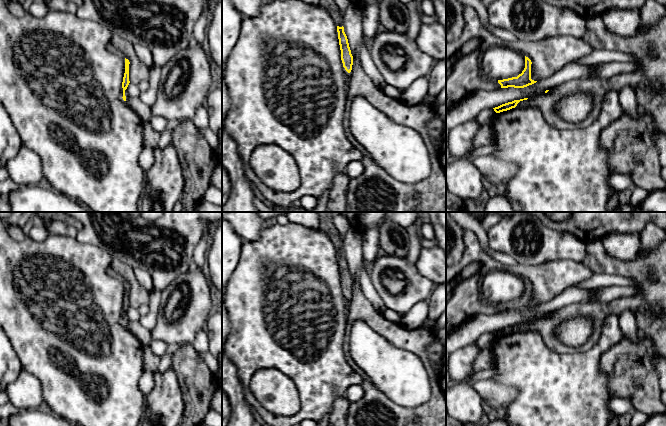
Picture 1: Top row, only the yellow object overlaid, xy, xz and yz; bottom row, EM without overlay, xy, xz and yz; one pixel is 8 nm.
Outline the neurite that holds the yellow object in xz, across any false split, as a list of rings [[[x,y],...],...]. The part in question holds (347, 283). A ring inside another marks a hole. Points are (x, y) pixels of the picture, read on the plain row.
[[[318,212],[319,214],[319,229],[325,232],[337,249],[338,263],[341,274],[341,284],[345,294],[350,297],[353,289],[353,280],[349,271],[347,260],[343,251],[343,237],[336,229],[333,218],[335,212]]]

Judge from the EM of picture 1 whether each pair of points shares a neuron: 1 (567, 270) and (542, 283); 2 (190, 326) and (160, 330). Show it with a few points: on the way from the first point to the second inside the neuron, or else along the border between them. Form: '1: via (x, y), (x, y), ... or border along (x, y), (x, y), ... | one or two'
1: via (561, 274), (548, 280) | one
2: via (183, 326), (167, 329) | one

